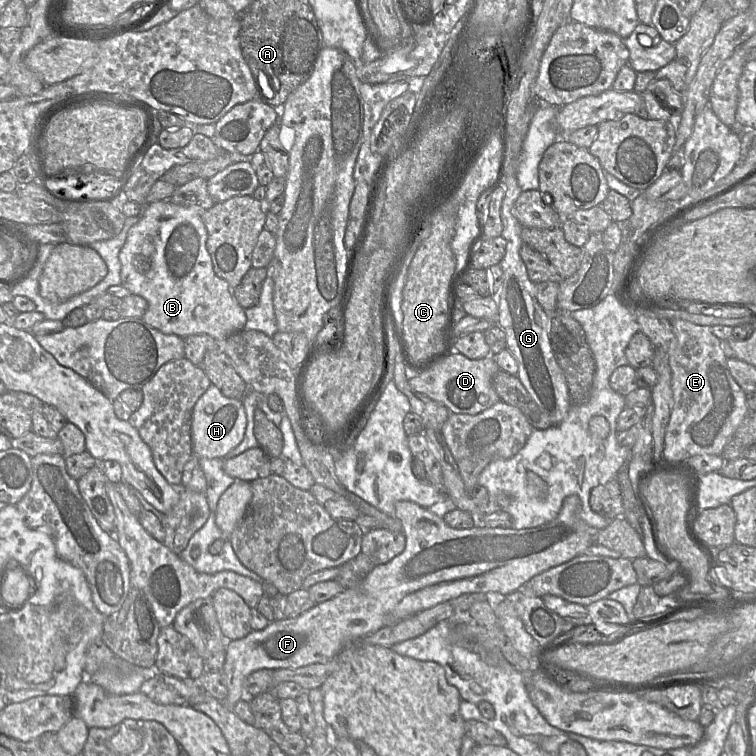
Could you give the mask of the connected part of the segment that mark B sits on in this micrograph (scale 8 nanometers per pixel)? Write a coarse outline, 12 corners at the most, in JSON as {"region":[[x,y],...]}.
{"region":[[143,205],[121,285],[164,334],[219,343],[246,315],[206,249],[206,210]]}

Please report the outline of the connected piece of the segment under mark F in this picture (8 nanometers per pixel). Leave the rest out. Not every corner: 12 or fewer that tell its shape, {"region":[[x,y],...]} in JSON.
{"region":[[570,495],[533,528],[454,529],[395,504],[402,553],[226,642],[233,710],[259,669],[325,663],[465,593],[504,599],[584,555]]}

